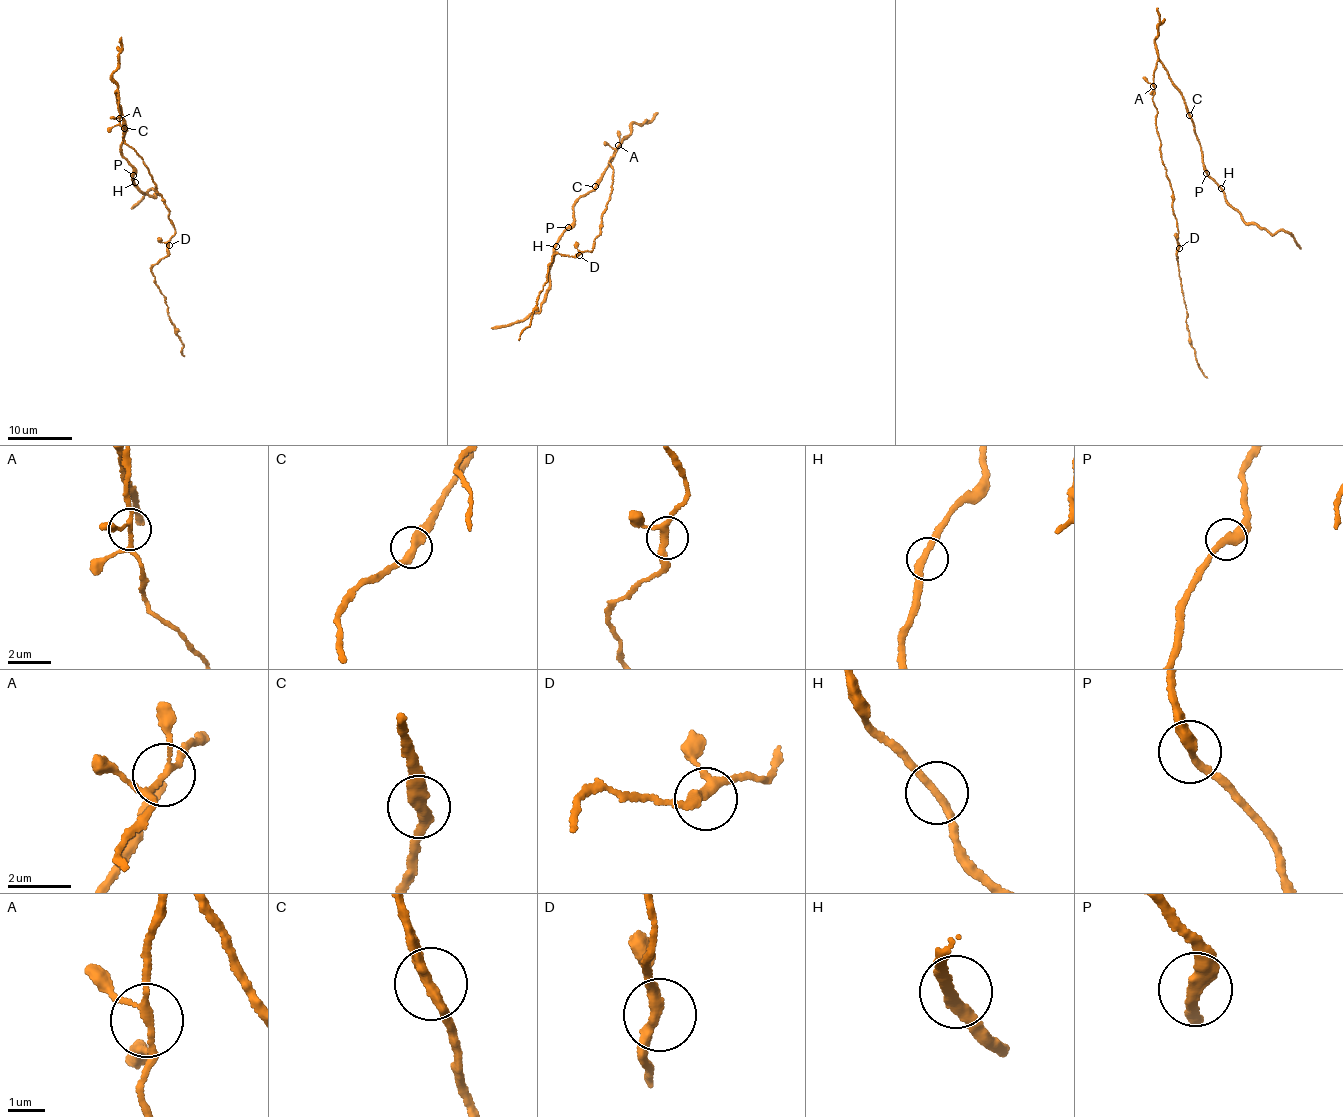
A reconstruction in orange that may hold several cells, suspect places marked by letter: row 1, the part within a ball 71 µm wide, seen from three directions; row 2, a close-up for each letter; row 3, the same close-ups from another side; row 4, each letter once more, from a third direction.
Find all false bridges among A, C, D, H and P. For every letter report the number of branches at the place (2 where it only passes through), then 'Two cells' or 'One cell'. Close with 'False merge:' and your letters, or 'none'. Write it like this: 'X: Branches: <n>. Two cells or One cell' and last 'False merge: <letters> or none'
A: Branches: 3. One cell
C: Branches: 2. One cell
D: Branches: 3. One cell
H: Branches: 2. One cell
P: Branches: 2. One cell
False merge: none

